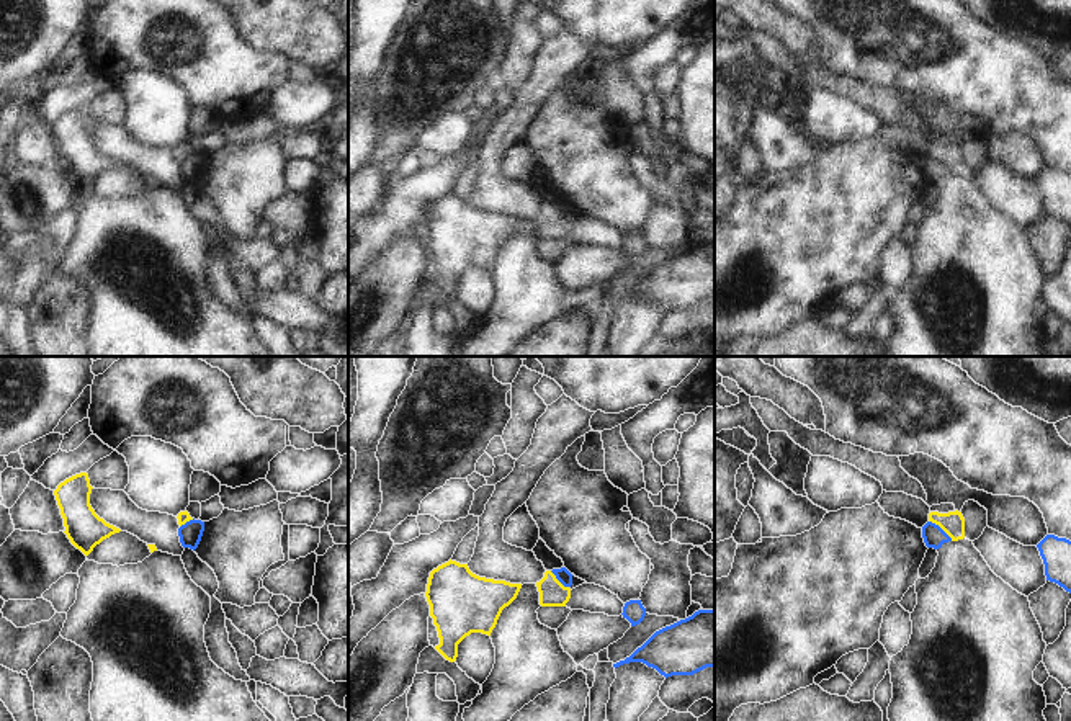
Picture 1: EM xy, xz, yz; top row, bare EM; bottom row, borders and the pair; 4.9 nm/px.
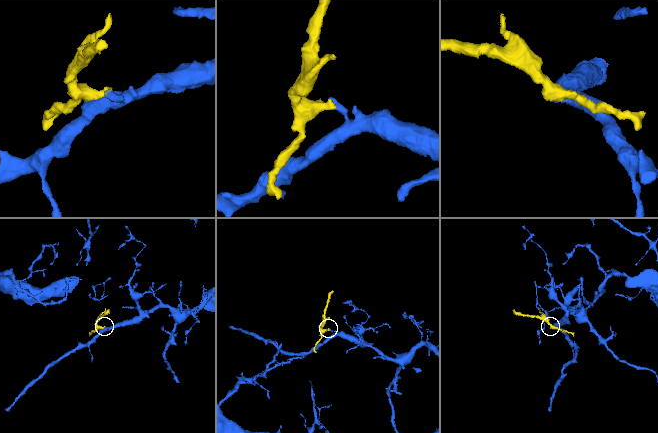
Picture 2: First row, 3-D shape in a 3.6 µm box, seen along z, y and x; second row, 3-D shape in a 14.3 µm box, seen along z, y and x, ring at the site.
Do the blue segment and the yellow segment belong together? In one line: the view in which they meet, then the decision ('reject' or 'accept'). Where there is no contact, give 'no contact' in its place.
contact in yz; reject

